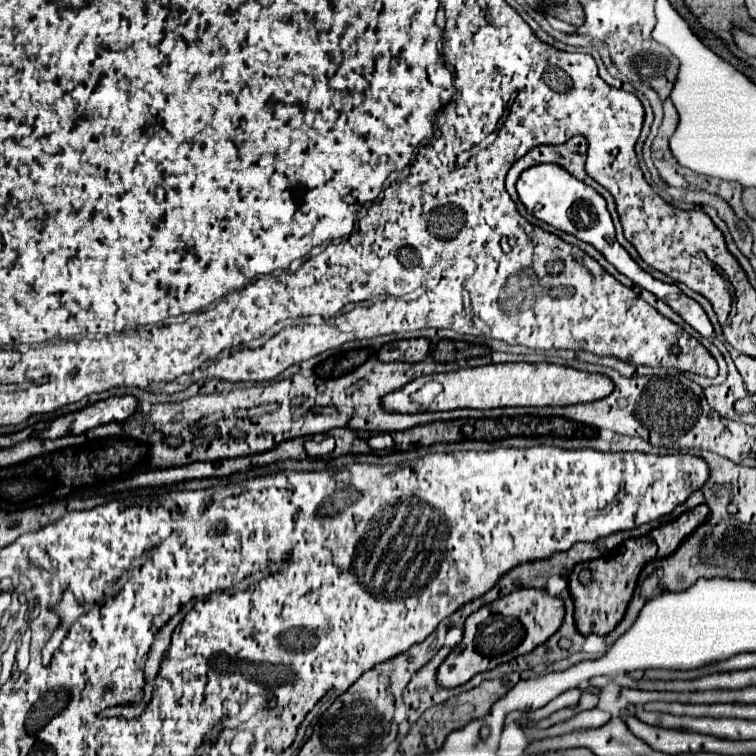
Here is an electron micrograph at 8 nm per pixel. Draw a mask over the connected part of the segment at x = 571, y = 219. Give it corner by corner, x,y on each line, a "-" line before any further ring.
534,165
530,169
526,169
518,183
516,183
520,201
524,203
526,211
532,213
536,219
552,225
554,229
560,229
564,233
570,233
574,237
578,237
580,241
590,243
594,249
598,249
608,263
612,263
622,275
626,275
628,279
632,279
636,285
640,285
642,289
654,293
658,299
662,299
668,307
672,307
672,311
676,311
690,327
694,327
702,337
710,337
714,333
712,323
706,315
706,311
702,309
700,303
696,303
694,299
690,299
688,295
684,295
678,285
670,285
670,283
662,283
658,279
654,279
652,275
648,275
646,271
642,271
638,267
638,263
628,255
628,251
616,241
614,237
614,225
610,219
610,213
606,209
606,201
602,195
598,195
592,187
588,187
586,183
578,181
576,177
572,177
570,173
566,173
566,169
558,167
558,165

